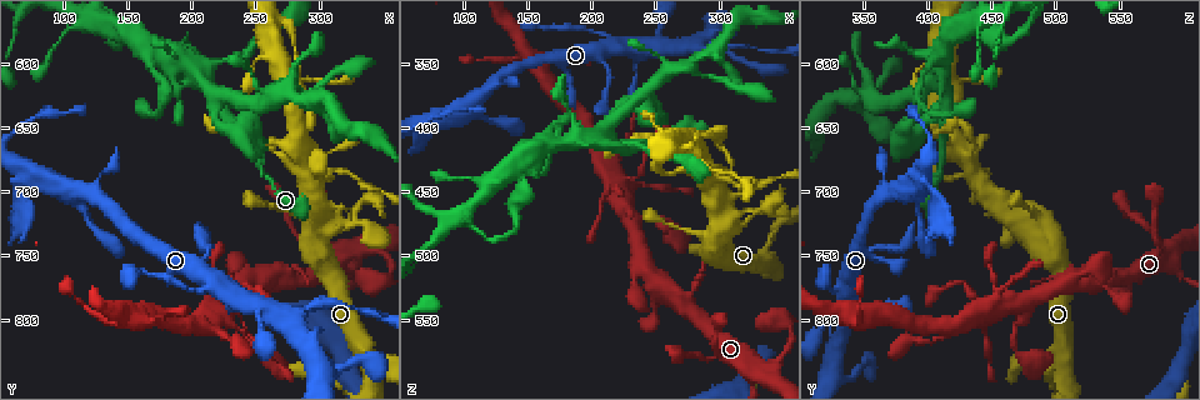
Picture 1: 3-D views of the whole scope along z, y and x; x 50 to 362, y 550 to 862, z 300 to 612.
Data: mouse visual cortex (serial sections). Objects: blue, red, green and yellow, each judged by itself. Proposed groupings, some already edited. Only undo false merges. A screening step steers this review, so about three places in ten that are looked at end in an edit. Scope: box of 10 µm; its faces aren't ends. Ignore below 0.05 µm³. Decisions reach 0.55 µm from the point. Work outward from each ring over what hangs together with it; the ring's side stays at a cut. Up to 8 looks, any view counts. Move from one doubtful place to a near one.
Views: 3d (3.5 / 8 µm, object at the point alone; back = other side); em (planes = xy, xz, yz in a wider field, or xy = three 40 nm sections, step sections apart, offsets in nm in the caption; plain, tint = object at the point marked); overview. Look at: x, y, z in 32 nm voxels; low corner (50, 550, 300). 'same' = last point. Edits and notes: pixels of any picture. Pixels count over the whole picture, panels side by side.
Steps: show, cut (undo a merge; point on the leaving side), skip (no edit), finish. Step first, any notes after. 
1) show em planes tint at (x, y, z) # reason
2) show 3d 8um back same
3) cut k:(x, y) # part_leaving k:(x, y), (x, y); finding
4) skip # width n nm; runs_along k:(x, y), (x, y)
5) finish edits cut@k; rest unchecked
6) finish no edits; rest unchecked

show 3d 3.5um back at (312, 726, 478) # a narrow waist

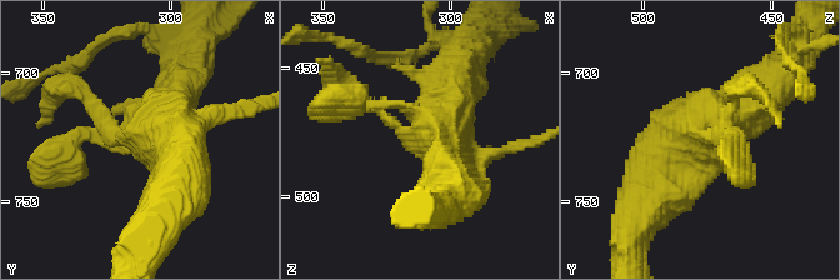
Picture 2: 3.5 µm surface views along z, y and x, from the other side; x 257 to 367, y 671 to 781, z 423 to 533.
show em xy step 3 tint at (312, 724, 478) # need the tissue

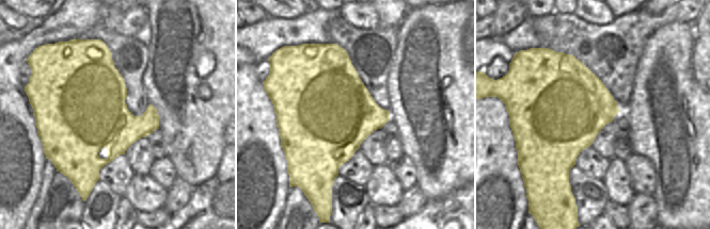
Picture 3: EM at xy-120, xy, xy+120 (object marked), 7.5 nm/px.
skip # runs_along 2:(645, 190), (686, 133), (770, 90); one cell here

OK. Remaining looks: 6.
show 3d 3.5um at (212, 616, 410) # small branch off a trunk

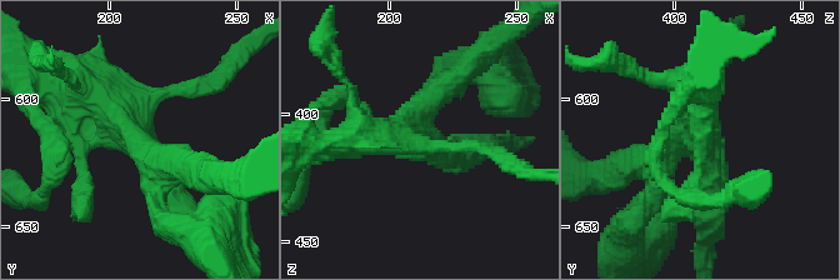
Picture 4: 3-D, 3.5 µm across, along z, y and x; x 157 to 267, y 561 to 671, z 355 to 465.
show em planes tint same

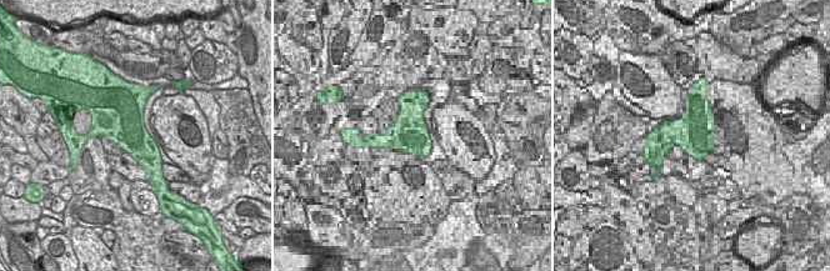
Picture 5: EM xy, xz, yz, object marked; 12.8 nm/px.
skip # runs_along 4:(184, 210), (134, 134), (76, 84); all the same cell

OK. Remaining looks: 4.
show 3d 8um at (282, 618, 422) # thin arm on a thick one

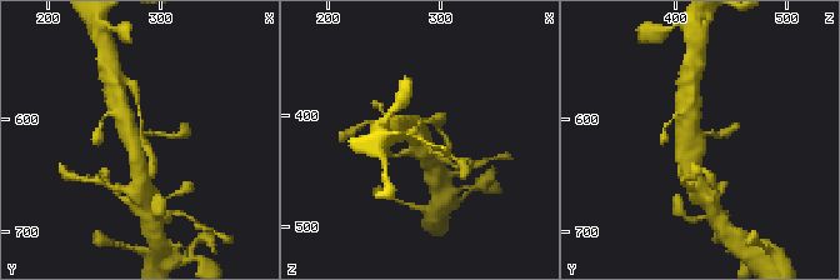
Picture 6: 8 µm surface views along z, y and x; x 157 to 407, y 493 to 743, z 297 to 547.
show em xy step 5 tint same # now the EM

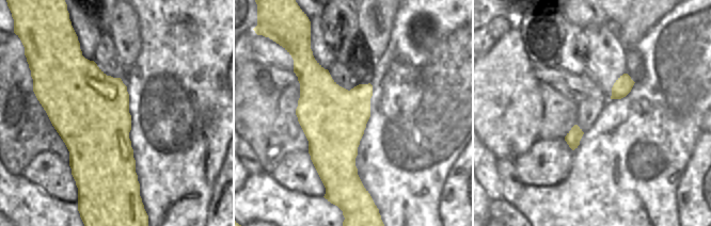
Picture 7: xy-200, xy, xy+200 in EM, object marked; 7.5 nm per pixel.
skip # runs_along 6:(141, 179), (136, 148), (120, 110); continuous, no second cell

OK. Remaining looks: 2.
finish no edits; rest unchecked

